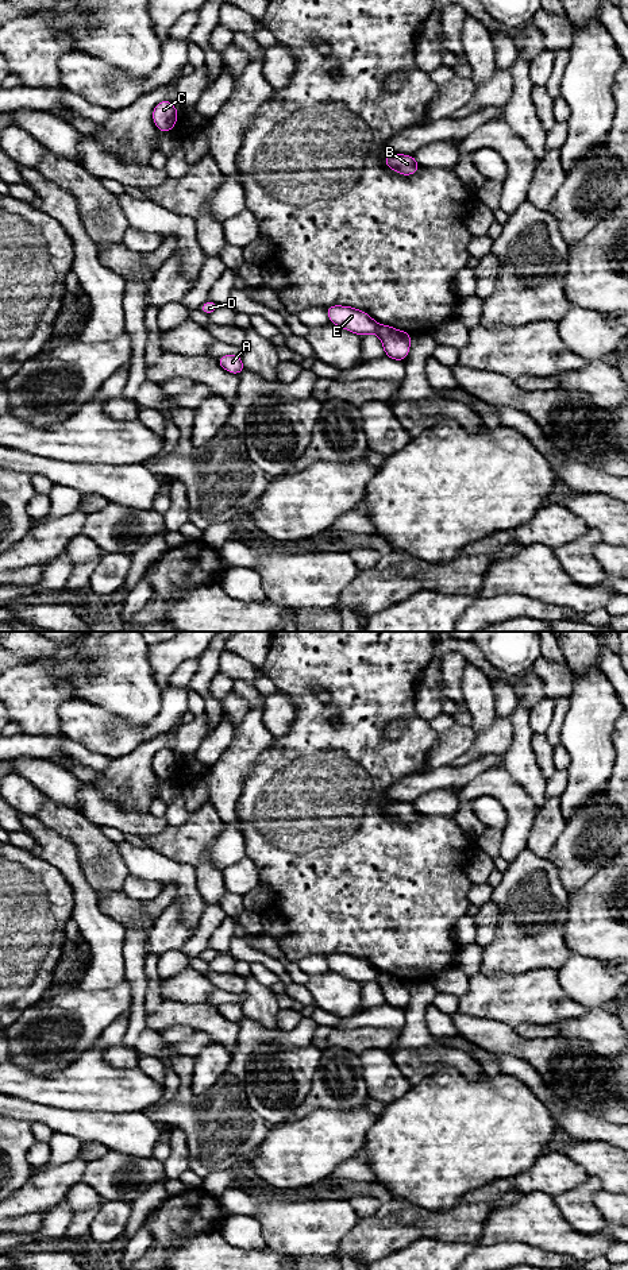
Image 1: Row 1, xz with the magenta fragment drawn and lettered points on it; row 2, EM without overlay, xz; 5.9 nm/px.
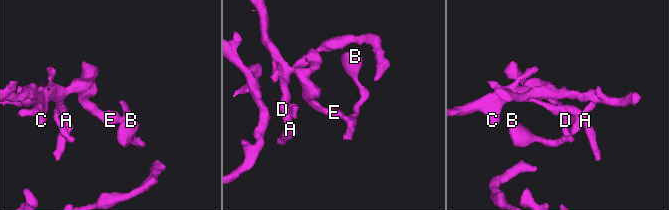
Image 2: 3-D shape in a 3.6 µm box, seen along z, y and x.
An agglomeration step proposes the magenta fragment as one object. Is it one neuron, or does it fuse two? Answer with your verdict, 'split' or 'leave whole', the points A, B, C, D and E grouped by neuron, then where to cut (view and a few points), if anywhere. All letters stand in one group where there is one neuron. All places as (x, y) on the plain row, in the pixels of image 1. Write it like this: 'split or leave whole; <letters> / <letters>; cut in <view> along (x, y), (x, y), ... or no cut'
split; A C D E / B; cut in xz along (380, 973), (376, 980)

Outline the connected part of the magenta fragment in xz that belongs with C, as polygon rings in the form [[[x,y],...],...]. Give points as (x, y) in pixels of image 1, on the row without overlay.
[[[167,748],[157,752],[153,758],[153,768],[161,780],[172,779],[177,769],[177,764],[178,758]]]

